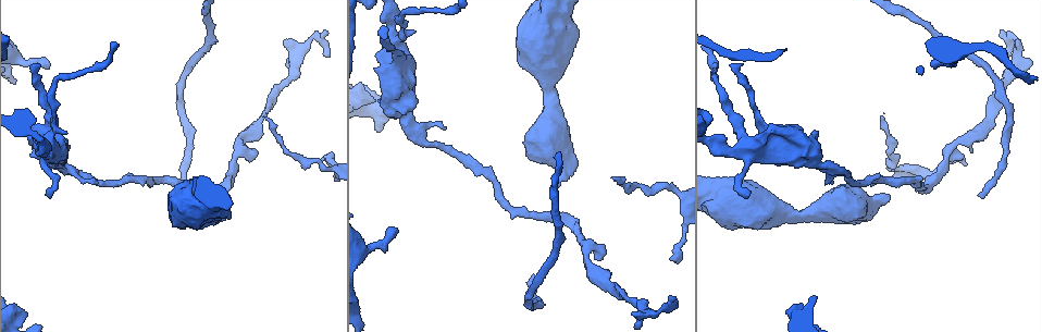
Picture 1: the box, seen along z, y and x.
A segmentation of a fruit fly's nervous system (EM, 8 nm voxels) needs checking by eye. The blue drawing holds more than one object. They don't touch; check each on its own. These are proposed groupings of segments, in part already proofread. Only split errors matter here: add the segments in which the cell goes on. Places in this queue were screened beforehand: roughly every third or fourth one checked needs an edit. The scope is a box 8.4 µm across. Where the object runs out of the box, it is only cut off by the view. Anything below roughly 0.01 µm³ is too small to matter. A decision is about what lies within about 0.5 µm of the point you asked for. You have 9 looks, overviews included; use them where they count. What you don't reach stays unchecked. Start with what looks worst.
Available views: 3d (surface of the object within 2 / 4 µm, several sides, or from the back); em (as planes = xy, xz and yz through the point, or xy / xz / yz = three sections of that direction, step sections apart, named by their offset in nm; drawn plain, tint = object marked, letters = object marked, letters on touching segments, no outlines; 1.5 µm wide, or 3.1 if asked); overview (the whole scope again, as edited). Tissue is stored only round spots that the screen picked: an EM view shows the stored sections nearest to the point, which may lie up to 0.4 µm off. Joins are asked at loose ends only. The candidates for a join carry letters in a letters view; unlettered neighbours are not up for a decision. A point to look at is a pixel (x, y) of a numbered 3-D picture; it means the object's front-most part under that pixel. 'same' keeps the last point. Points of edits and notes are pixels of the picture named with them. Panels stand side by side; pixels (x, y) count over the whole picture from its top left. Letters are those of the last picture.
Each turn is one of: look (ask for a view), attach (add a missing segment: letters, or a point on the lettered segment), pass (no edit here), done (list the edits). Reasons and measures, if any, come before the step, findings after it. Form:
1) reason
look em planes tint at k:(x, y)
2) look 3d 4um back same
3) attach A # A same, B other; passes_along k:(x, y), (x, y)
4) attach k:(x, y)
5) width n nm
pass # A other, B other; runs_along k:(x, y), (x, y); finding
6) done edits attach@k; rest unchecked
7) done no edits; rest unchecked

look em planes letters at 1:(394, 230)

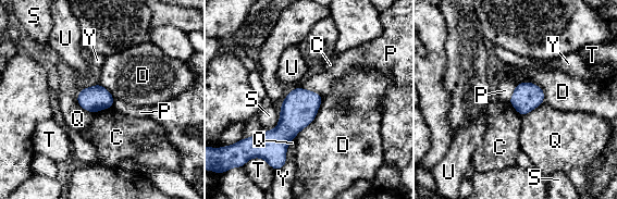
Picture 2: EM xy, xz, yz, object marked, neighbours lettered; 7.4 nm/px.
width 190 nm
pass # C other, D other, P other, Q other, S other, T other, U other, Y other; border 2:(300, 87), (322, 95); none of them fits

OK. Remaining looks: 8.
long arm stops here
look 3d 4um at 1:(532, 278)

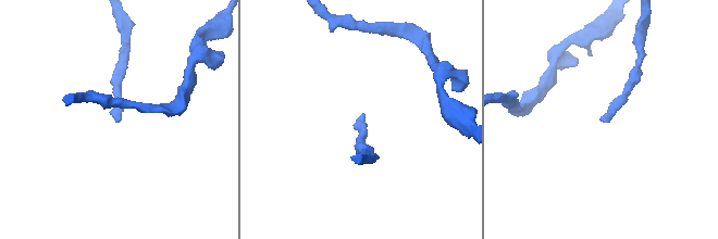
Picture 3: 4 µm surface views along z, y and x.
shape alone is not enough
look em planes letters at 3:(605, 122)

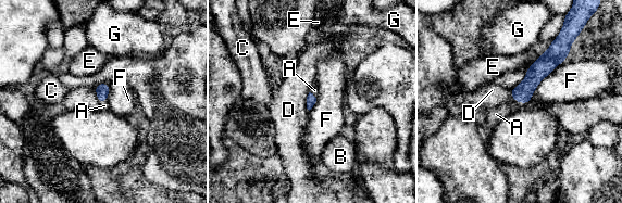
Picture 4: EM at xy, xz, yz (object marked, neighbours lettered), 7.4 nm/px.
attach A # A same, B other, C other, D other, E other, F other, G other; the cell continues

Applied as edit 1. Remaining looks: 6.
redraw
look overview

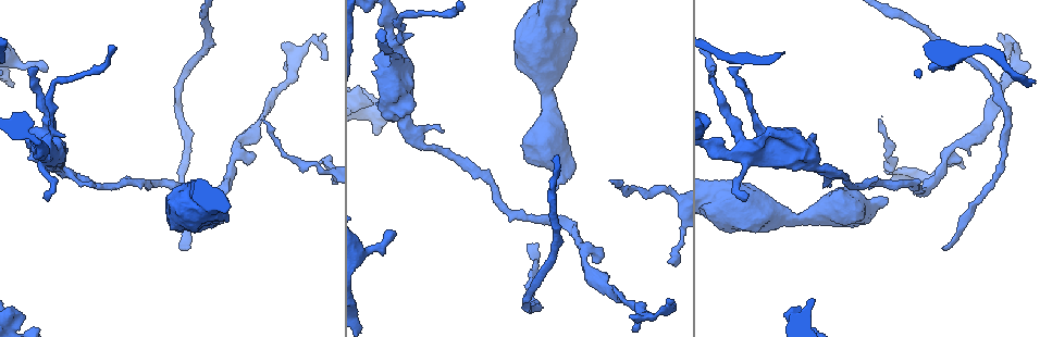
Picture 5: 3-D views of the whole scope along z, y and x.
free end
look em yz step 4 plain at 5:(282, 45)

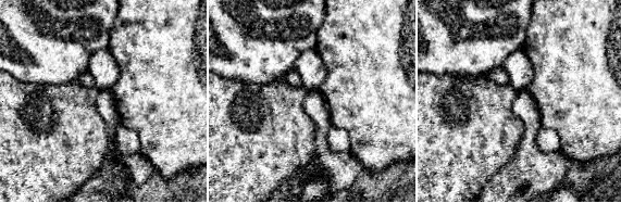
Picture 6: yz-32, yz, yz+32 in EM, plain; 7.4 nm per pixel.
look em yz step 4 tint same

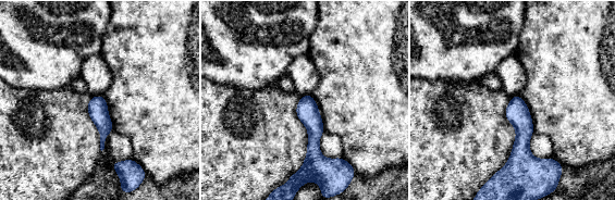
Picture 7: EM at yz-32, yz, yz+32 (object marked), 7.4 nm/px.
look em yz step 4 letters same

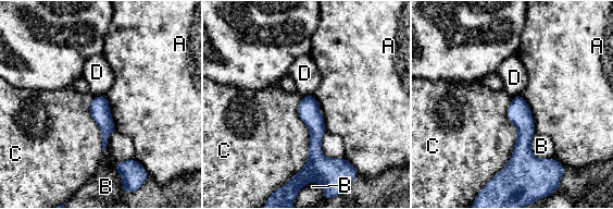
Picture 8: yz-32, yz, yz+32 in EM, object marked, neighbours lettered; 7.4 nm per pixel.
width 150 nm
pass # A other, B other, C other, D other; border 8:(325, 131), (322, 152), (343, 158); none of them fits

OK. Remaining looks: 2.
done edits attach@4; rest unchecked

